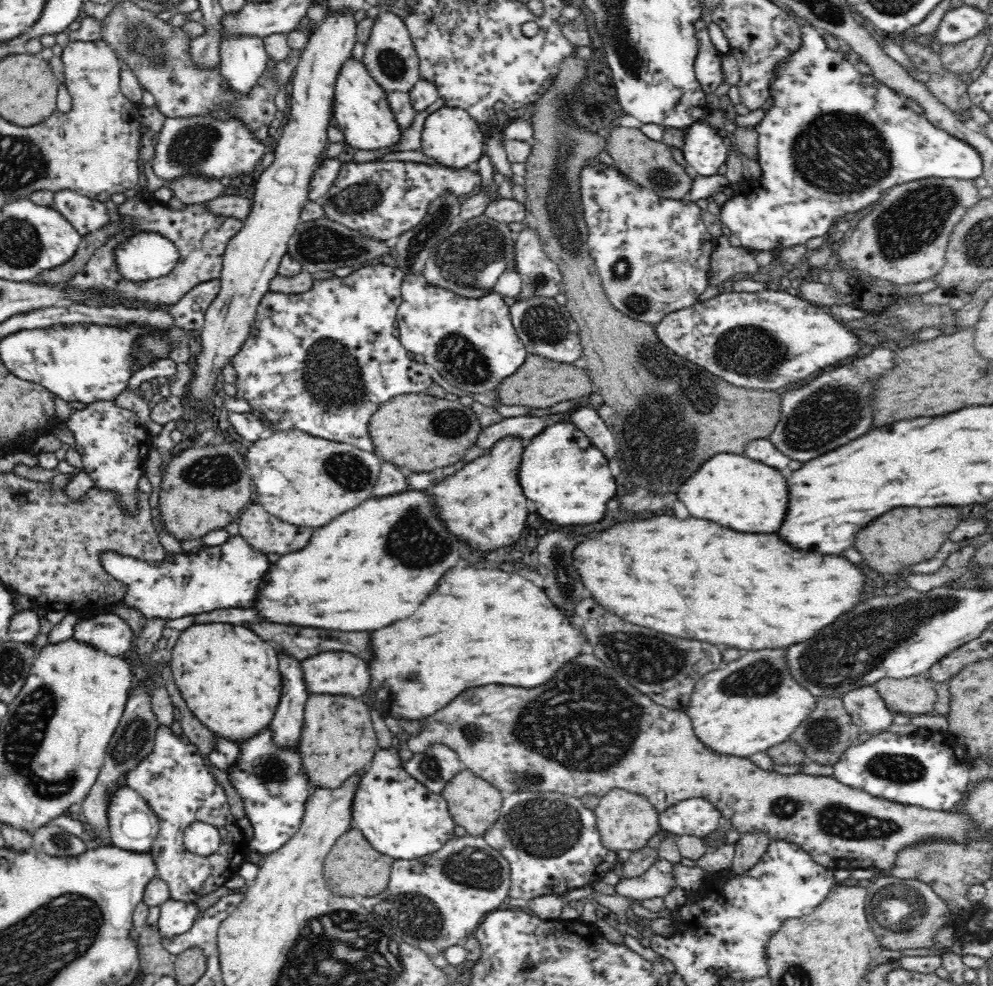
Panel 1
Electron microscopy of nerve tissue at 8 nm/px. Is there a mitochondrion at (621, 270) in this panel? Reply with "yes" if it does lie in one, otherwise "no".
yes

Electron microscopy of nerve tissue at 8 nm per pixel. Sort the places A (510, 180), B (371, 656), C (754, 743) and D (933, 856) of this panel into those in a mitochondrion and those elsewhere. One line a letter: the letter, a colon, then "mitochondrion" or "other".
A: other
B: other
C: other
D: mitochondrion

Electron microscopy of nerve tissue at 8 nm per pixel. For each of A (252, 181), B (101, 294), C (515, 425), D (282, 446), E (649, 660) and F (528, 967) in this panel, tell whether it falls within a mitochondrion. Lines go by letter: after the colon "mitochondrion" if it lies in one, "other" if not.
A: other
B: other
C: other
D: other
E: mitochondrion
F: other

